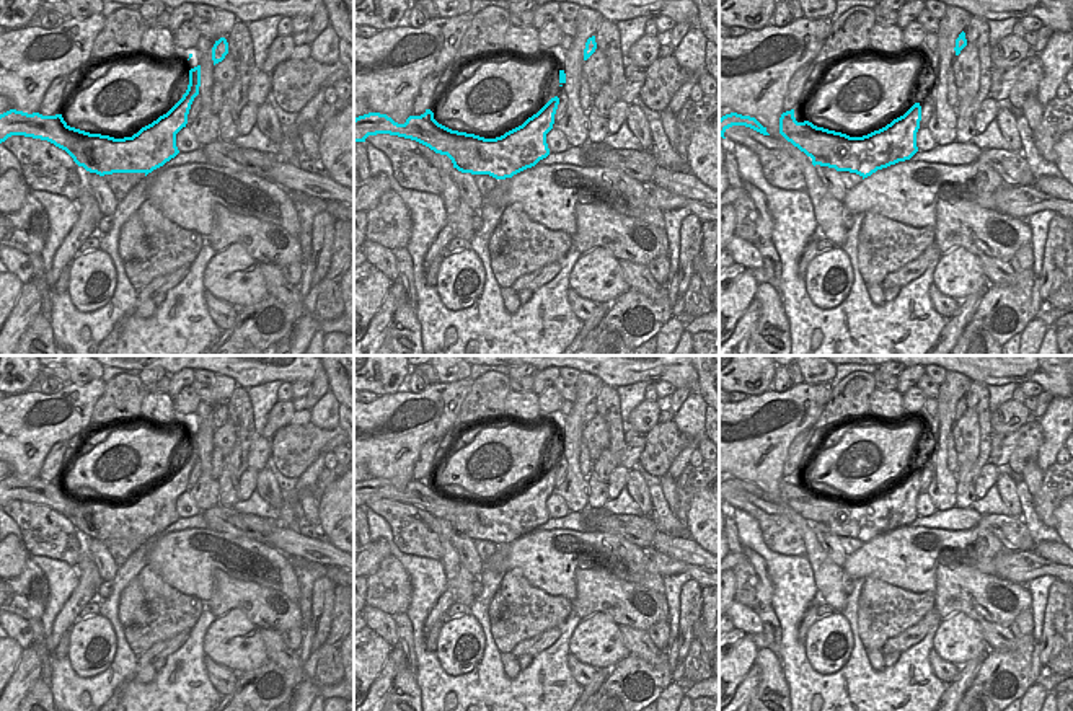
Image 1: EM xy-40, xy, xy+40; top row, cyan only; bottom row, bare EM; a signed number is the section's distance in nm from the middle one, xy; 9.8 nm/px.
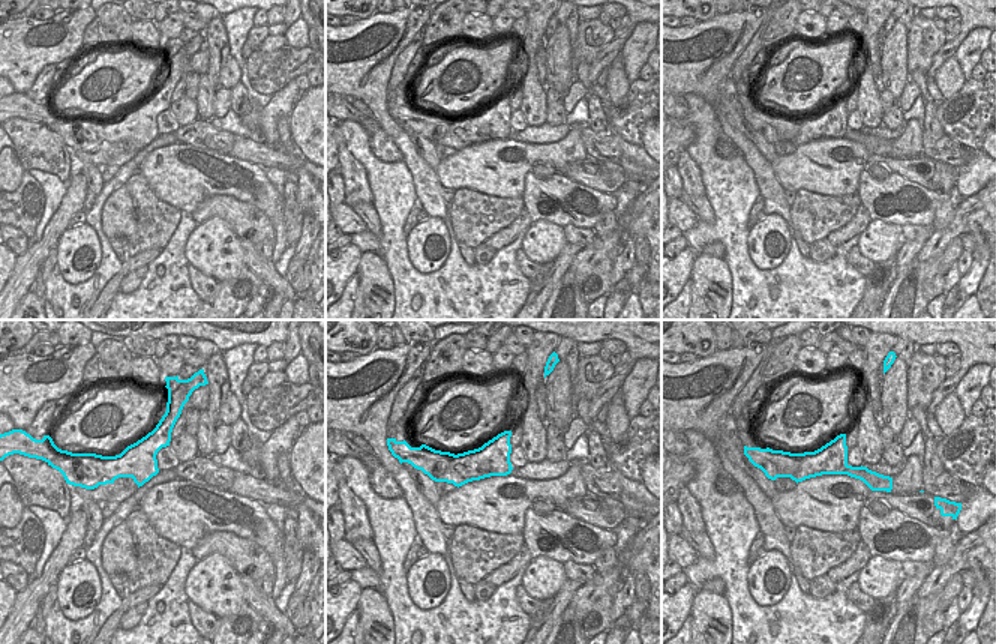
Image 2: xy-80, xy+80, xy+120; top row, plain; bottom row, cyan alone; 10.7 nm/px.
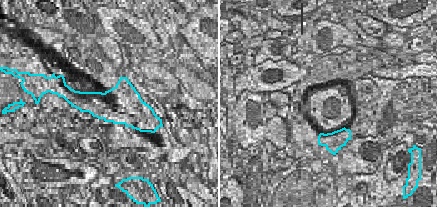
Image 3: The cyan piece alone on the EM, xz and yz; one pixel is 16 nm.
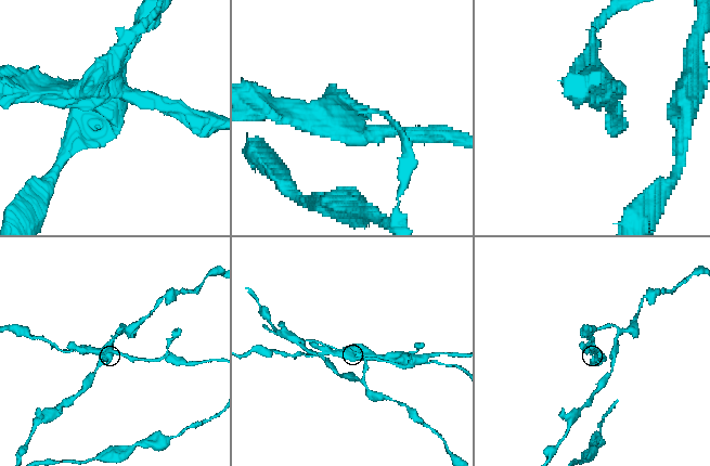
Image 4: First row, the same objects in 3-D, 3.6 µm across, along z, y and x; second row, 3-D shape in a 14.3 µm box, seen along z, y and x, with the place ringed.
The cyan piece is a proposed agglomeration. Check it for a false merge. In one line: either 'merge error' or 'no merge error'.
merge error

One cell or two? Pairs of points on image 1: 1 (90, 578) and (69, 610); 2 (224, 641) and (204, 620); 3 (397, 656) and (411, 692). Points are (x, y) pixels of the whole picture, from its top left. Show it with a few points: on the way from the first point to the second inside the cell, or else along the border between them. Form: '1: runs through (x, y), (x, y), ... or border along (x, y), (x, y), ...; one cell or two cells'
1: runs through (87, 586), (75, 602); one cell
2: border along (216, 618), (206, 631), (203, 653); two cells
3: border along (405, 666), (395, 677), (388, 693); two cells

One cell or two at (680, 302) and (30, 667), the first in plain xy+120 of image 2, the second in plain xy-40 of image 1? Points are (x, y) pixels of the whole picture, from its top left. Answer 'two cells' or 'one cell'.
one cell

